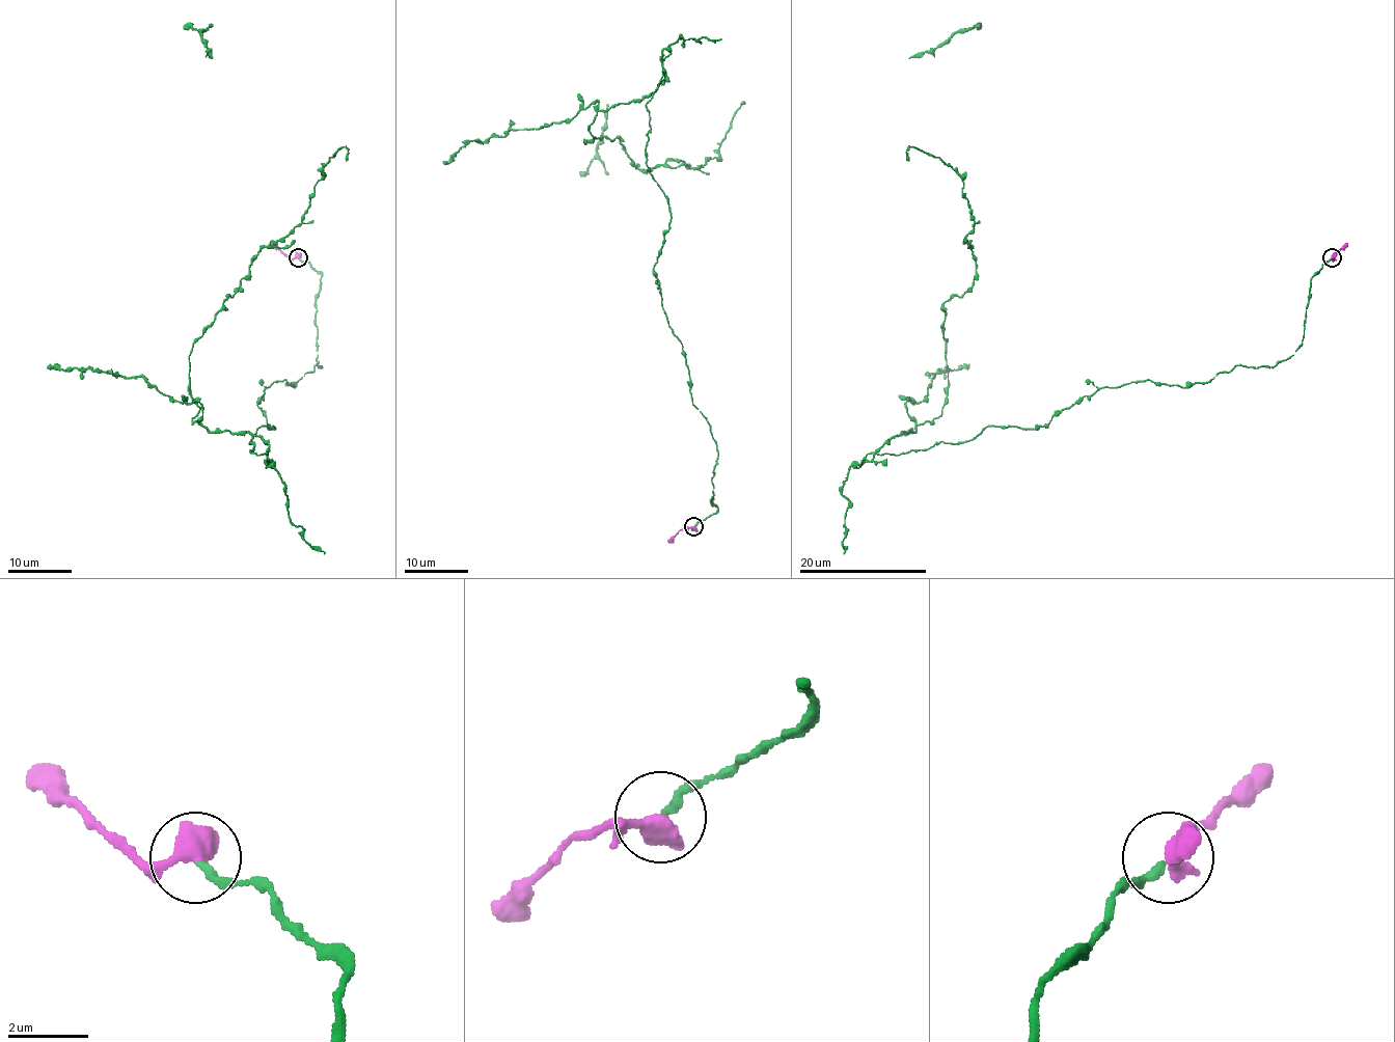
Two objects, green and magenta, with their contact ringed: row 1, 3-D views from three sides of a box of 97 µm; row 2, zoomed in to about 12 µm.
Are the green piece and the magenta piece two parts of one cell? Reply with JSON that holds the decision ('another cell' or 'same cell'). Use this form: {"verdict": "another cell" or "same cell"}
{"verdict": "same cell"}

